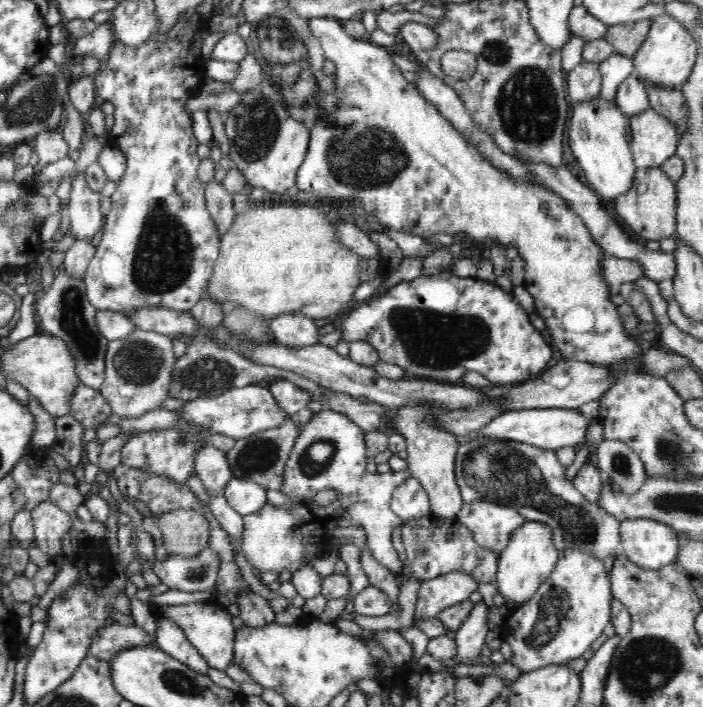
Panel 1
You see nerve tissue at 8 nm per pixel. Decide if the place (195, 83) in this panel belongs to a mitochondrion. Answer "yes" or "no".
no

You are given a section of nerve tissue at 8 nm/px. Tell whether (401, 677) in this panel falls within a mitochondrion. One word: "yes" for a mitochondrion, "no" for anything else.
no

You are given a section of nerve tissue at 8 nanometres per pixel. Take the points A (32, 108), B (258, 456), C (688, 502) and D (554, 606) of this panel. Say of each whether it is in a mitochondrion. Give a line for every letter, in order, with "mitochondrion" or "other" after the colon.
A: mitochondrion
B: mitochondrion
C: mitochondrion
D: mitochondrion

